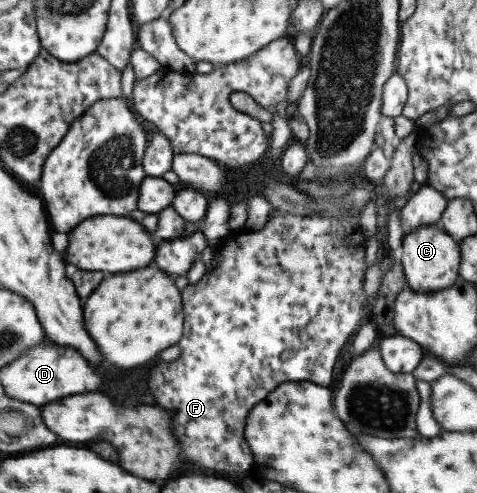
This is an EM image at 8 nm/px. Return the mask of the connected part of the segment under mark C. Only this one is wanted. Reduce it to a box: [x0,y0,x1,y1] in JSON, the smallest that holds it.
[401,224,459,292]

